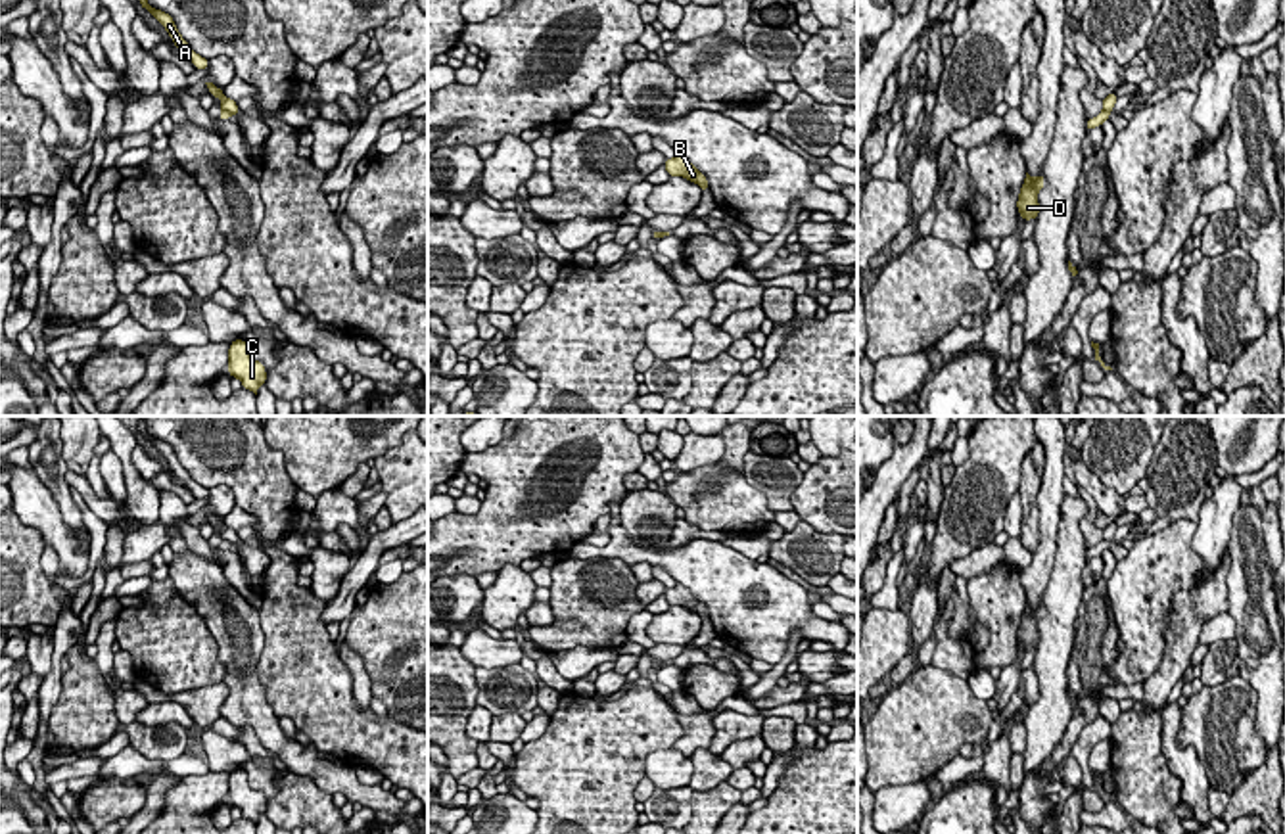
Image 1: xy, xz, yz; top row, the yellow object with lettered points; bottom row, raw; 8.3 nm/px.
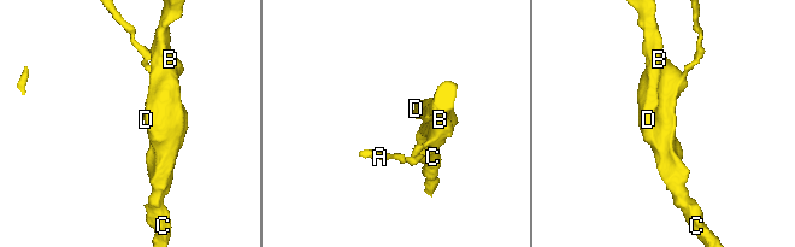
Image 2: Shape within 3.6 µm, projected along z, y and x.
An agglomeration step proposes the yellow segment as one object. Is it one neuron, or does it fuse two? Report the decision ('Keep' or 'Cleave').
Cleave

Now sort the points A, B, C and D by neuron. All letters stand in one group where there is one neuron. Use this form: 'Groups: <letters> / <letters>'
Groups: A / B C D

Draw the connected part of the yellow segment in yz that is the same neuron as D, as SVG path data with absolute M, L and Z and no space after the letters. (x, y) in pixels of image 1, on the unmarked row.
M1028 602L1024 606L1024 614L1018 623L1016 638L1020 646L1026 650L1038 648L1040 644L1040 633L1038 633L1038 621L1043 617L1045 608L1043 604L1032 608Z

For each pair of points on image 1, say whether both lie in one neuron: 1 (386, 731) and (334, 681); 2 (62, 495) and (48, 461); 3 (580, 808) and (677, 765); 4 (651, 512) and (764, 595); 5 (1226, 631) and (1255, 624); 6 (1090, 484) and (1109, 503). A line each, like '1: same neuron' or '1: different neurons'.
1: same neuron
2: same neuron
3: different neurons
4: different neurons
5: different neurons
6: same neuron

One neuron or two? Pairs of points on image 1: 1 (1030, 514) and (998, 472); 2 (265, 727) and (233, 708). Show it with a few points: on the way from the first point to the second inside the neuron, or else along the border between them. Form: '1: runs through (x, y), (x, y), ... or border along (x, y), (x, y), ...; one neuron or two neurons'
1: border along (1032, 449), (1023, 461), (1023, 478), (1017, 491); two neurons
2: runs through (257, 719), (240, 714); one neuron

